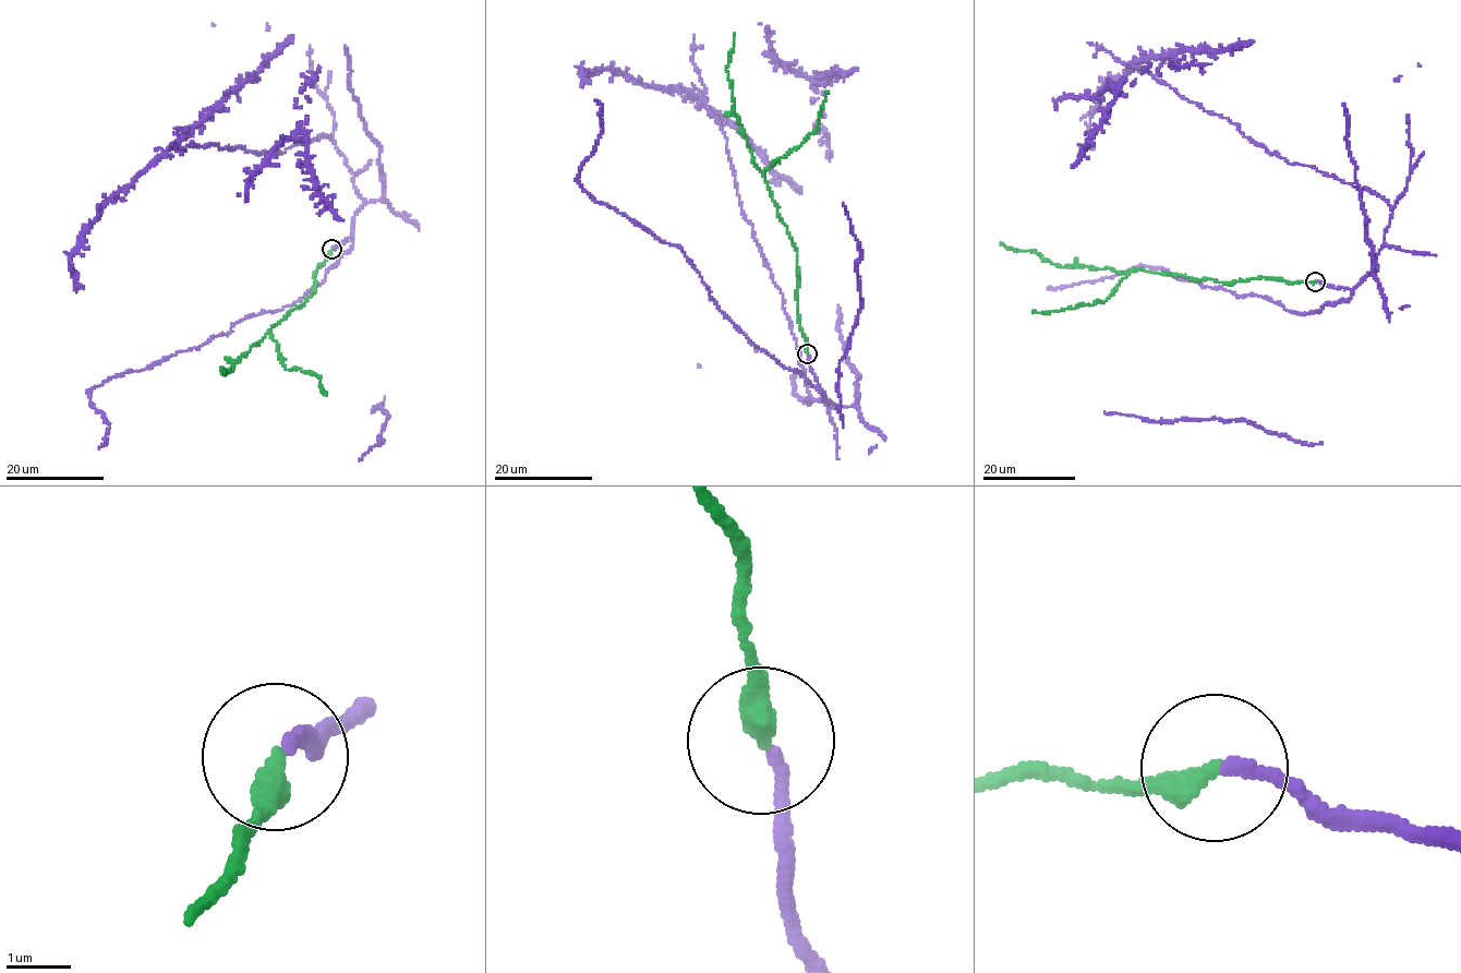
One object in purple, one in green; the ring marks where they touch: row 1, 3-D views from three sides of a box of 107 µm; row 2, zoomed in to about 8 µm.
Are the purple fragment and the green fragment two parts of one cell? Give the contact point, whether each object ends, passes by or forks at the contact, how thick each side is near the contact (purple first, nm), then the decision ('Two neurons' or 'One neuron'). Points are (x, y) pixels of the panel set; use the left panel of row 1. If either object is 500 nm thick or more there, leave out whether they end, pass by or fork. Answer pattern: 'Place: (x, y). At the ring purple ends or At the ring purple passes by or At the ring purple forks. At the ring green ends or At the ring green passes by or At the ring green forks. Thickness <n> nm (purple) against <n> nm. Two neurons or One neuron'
Place: (331, 249). At the ring purple ends. At the ring green ends. Thickness 200 nm (purple) against 340 nm. One neuron

